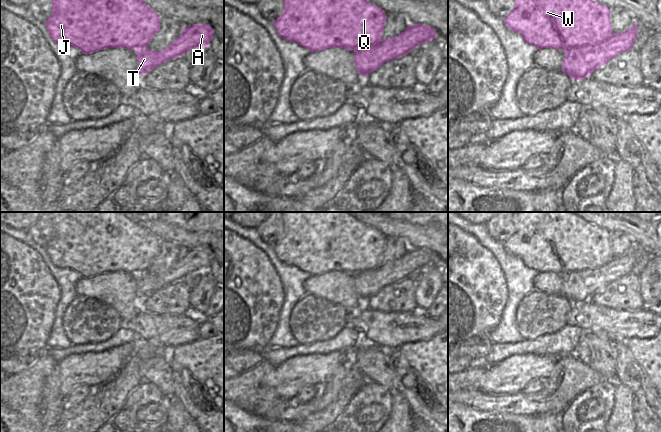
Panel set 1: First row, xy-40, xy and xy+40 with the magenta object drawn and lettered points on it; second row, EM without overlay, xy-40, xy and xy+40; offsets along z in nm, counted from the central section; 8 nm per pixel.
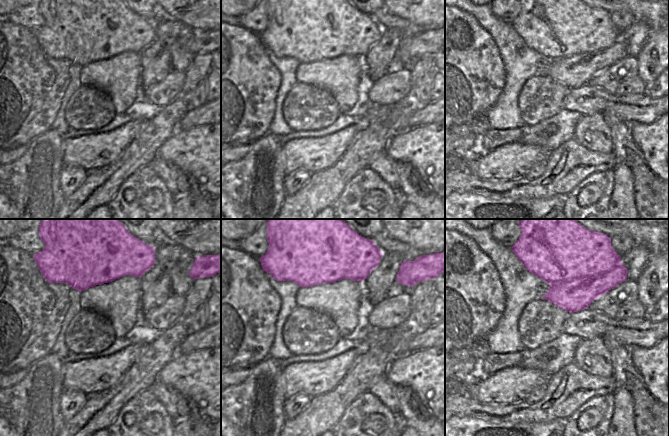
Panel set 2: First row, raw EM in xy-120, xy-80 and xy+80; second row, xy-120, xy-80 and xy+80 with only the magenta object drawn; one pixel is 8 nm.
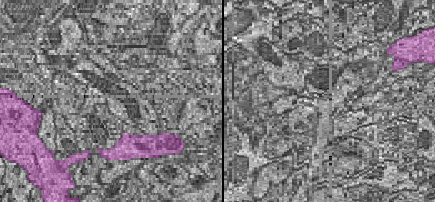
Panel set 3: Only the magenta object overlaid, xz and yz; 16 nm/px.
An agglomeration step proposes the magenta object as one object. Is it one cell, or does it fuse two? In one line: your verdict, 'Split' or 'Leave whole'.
Split.

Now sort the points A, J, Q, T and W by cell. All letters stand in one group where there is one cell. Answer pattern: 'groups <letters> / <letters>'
groups A T / J Q W

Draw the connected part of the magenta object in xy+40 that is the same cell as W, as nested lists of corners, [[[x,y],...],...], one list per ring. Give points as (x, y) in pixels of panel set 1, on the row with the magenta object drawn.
[[[514,0],[514,9],[504,18],[507,28],[517,32],[538,50],[569,50],[601,44],[614,33],[610,9],[593,0]]]

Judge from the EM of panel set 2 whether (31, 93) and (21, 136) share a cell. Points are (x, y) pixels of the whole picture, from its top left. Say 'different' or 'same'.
same

